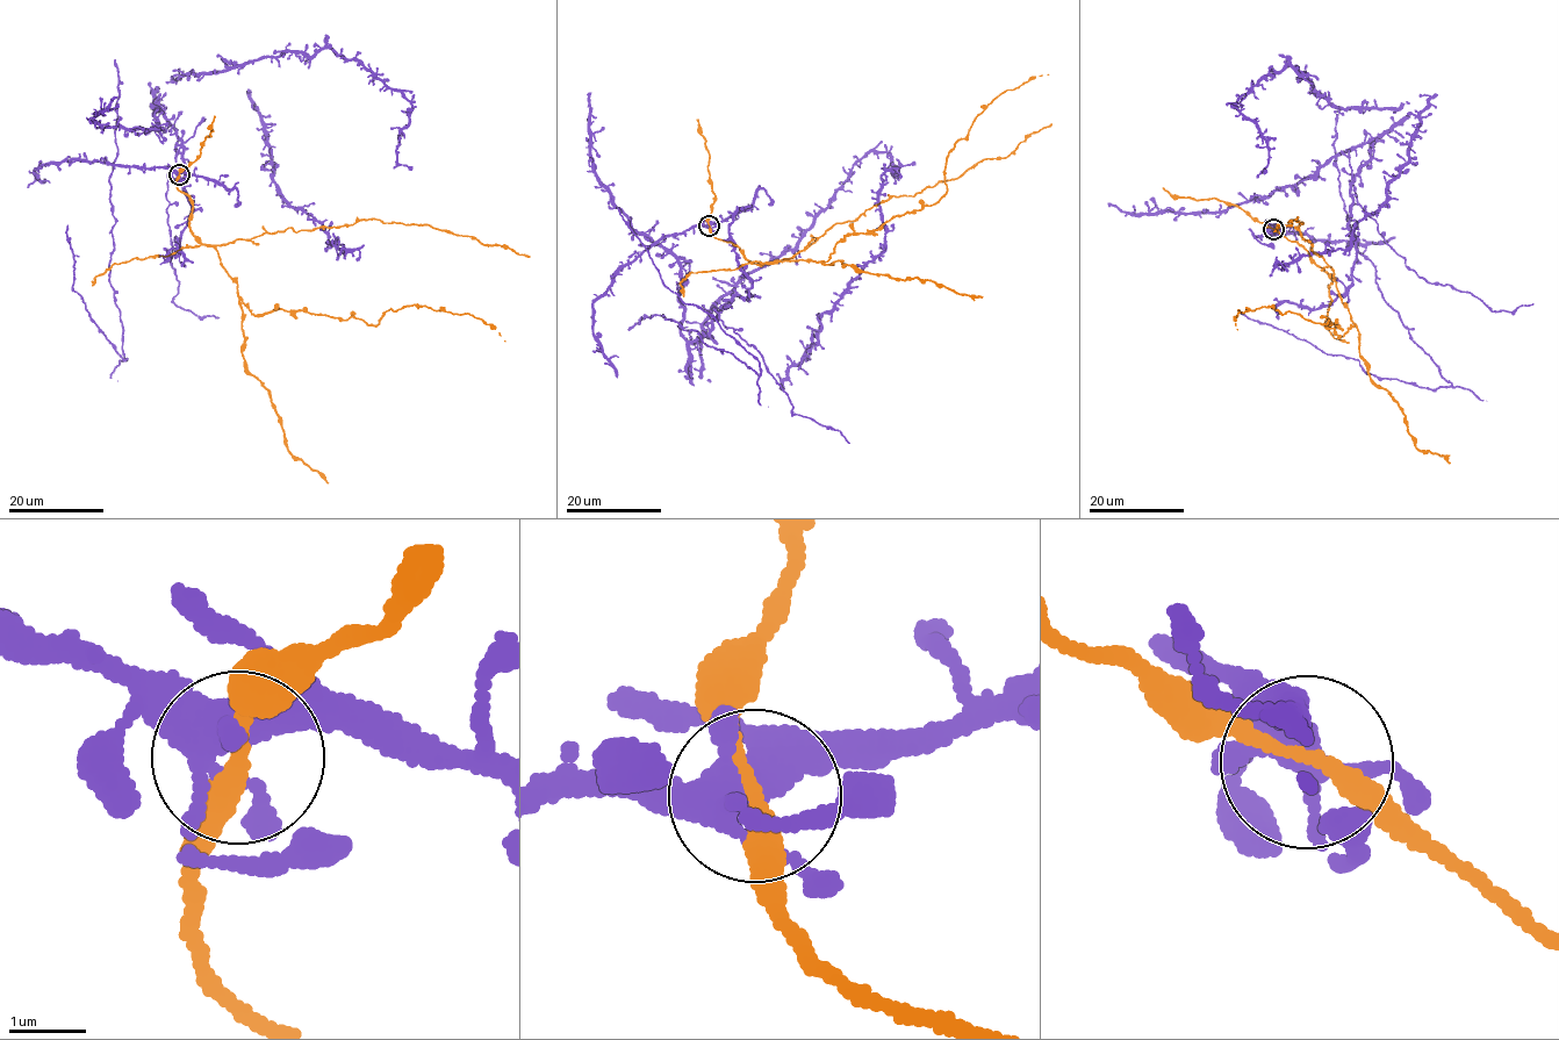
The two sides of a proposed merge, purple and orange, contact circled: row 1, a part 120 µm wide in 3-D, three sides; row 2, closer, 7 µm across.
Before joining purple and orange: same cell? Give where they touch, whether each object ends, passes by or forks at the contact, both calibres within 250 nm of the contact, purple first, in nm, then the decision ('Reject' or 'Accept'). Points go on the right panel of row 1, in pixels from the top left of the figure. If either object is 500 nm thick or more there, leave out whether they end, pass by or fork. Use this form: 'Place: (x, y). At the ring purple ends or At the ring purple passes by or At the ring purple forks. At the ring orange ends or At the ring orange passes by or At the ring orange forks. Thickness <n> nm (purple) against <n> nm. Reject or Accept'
Place: (1273, 229). At the ring purple forks. At the ring orange passes by. Thickness 400 nm (purple) against 240 nm. Reject

